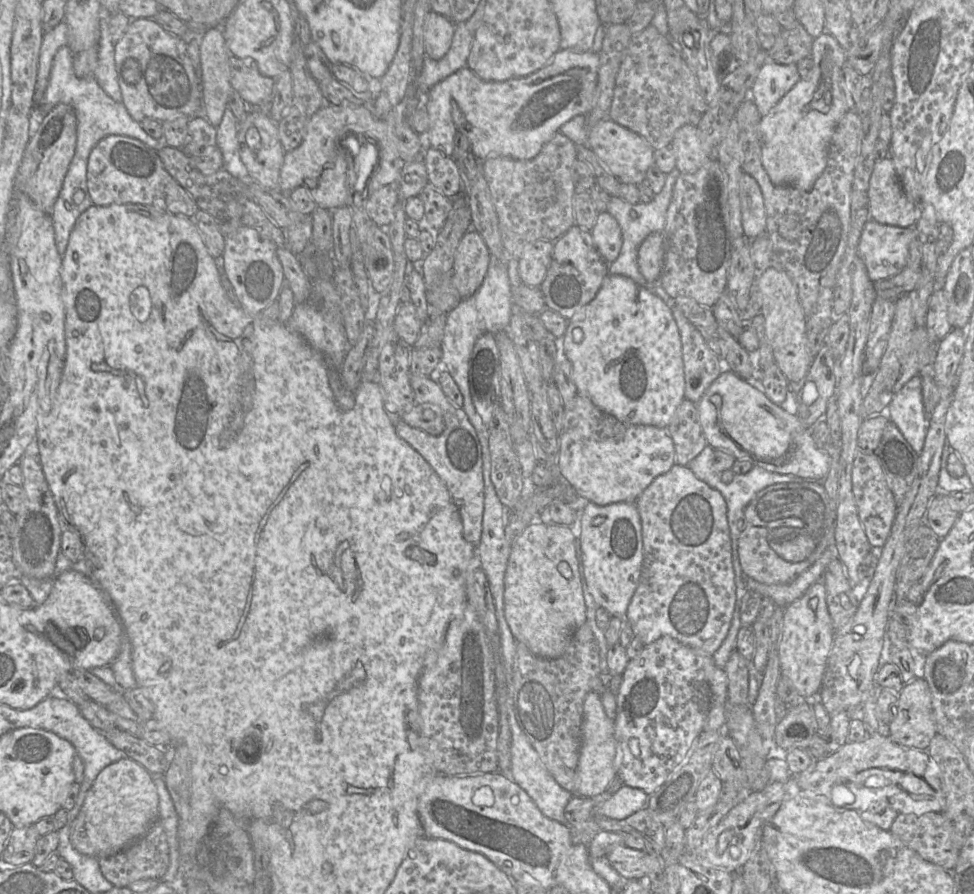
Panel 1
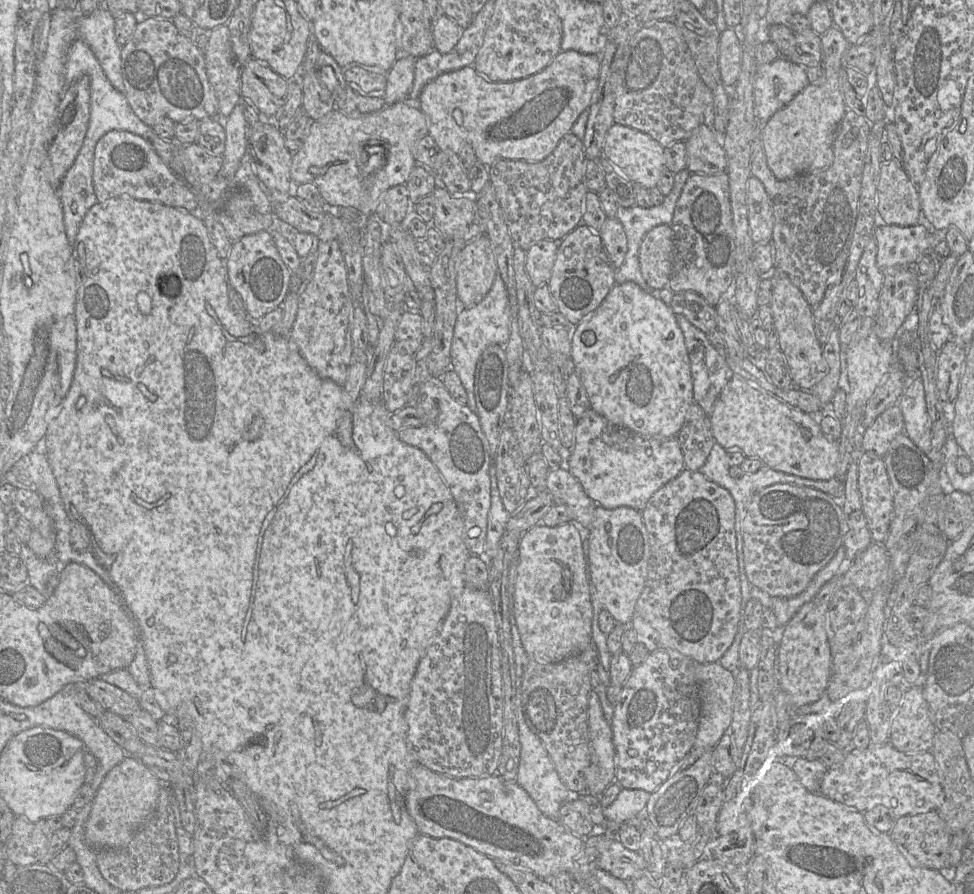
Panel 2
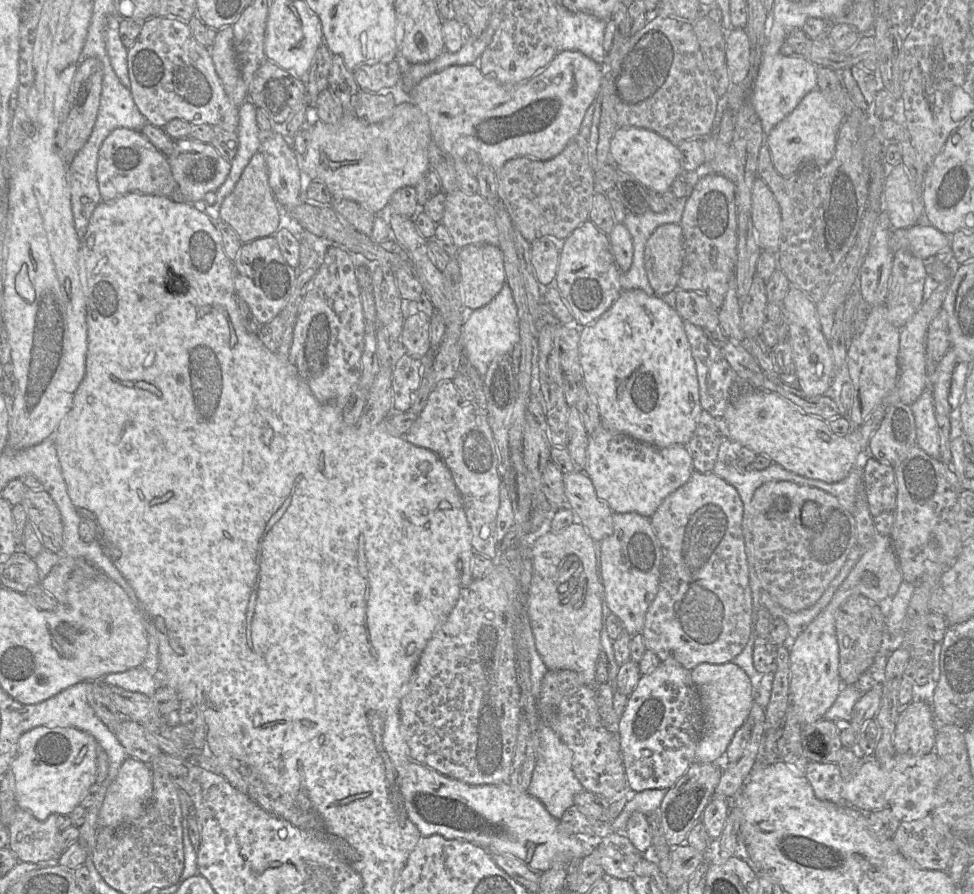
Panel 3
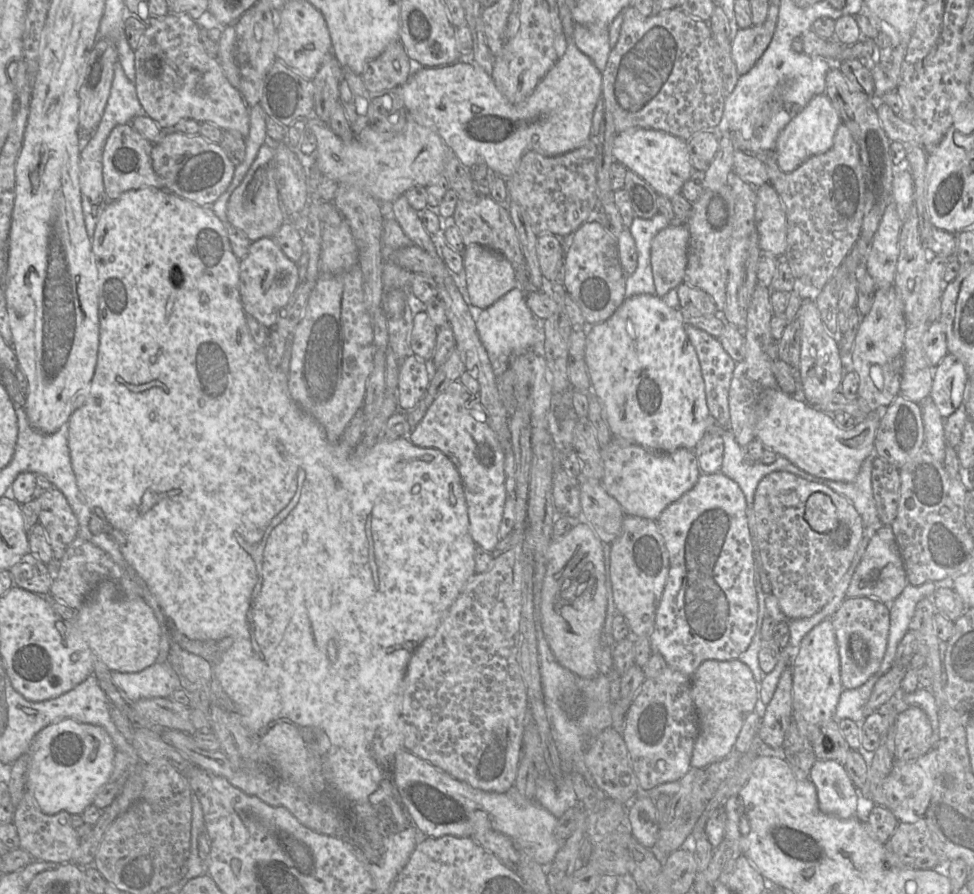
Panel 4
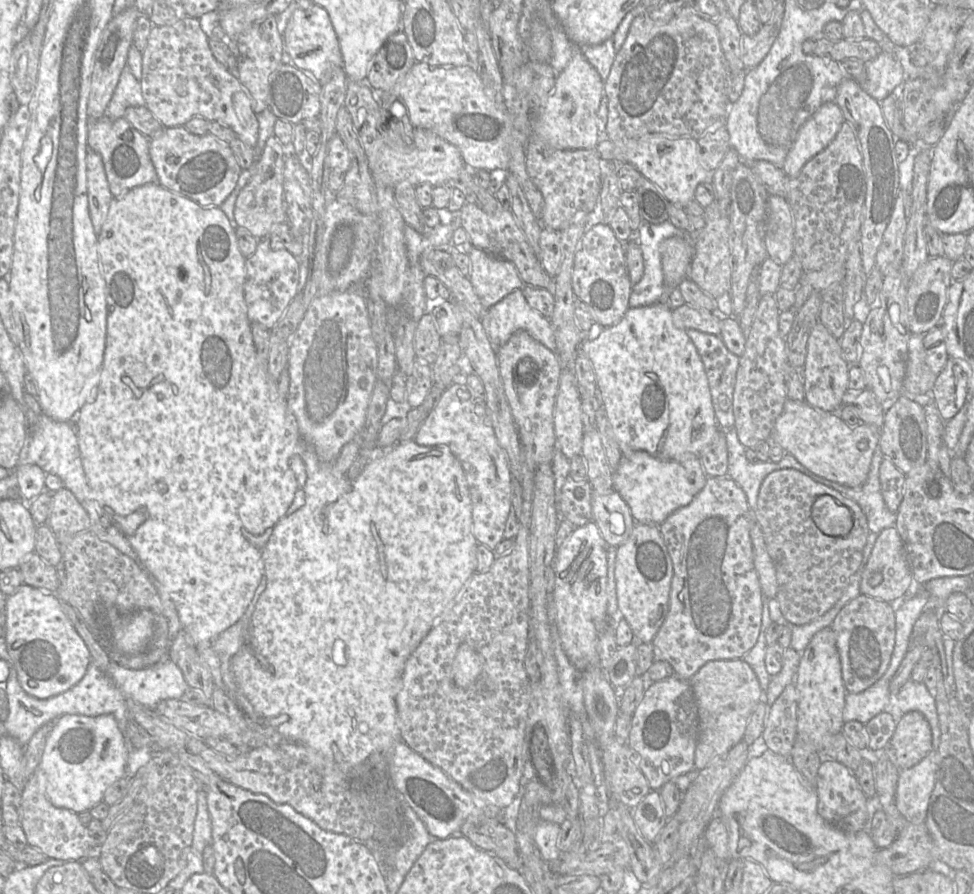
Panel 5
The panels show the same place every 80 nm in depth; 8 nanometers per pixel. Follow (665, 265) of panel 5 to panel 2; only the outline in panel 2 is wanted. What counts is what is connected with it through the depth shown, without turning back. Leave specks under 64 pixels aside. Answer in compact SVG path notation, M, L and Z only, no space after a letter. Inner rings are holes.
M657 225L644 236L639 248L639 264L643 278L653 289L669 288L673 253L671 225Z

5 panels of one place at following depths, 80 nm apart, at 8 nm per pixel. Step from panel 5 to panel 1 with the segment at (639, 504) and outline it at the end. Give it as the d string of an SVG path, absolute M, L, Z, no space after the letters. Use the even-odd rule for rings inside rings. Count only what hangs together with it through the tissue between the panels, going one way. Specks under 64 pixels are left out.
M579 394L564 404L557 467L580 499L599 506L618 502L635 503L652 481L668 472L674 464L675 448L666 429L621 422Z

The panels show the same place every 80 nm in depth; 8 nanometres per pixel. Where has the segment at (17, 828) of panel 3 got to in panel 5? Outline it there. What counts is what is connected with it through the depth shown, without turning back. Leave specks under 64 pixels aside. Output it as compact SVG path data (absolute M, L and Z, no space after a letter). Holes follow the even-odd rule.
M36 769L26 783L21 800L21 821L27 843L42 851L48 859L82 862L87 857L99 856L103 836L89 832L79 820L78 814L68 809L54 806L46 794L46 777L41 769Z

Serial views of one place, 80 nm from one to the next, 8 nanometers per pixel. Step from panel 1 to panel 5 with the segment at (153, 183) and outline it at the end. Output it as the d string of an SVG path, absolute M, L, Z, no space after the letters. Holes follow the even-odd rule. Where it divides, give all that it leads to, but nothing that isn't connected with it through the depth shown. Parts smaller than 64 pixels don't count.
M103 116L99 119L89 120L88 148L101 156L113 197L119 197L137 186L158 182L149 156L149 140L124 117L113 120Z

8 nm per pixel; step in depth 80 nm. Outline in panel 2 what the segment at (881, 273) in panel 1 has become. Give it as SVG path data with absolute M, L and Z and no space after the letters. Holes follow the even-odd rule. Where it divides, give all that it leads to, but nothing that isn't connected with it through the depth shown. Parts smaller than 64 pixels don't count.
M878 225L873 237L877 243L877 265L883 274L890 270L909 267L915 263L938 240L923 225L902 227L897 225Z

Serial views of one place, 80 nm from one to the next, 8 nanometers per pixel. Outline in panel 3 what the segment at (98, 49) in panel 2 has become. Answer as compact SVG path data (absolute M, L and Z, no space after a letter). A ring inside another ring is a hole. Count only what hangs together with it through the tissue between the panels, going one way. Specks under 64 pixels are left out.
M109 15L104 28L105 48L110 64L120 82L130 89L130 80L127 67L128 49L122 44L119 35L119 20L114 15Z

